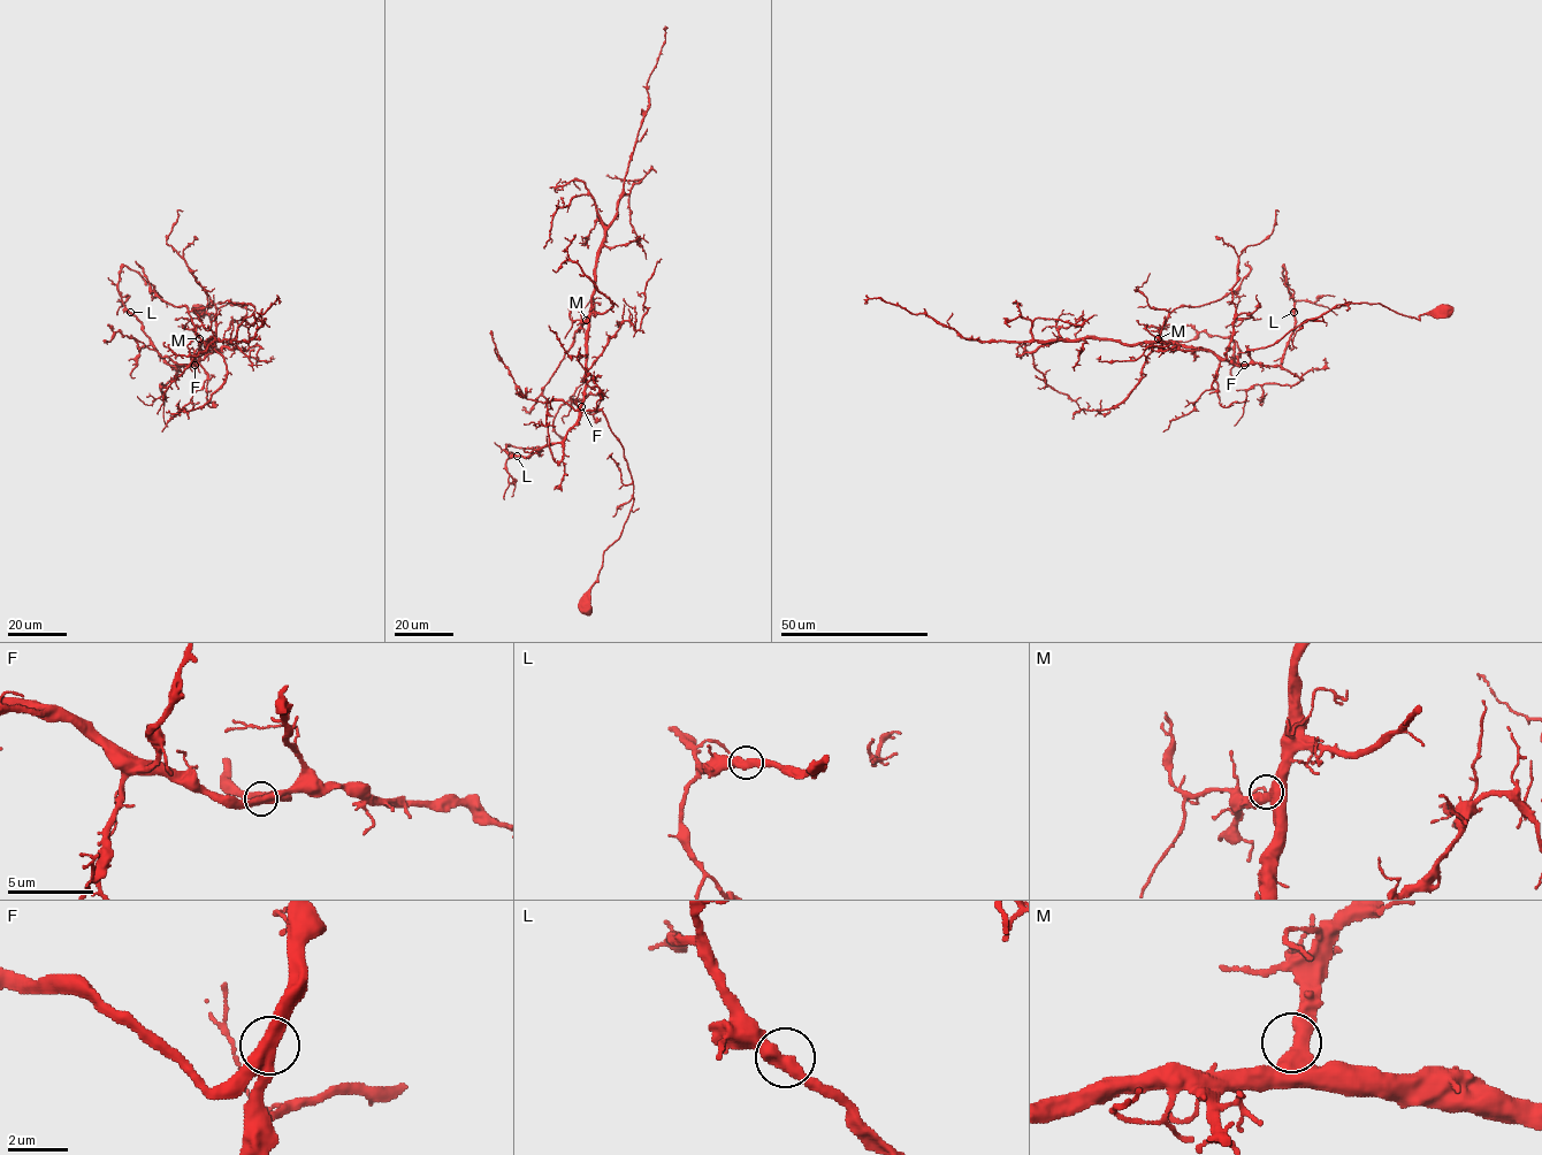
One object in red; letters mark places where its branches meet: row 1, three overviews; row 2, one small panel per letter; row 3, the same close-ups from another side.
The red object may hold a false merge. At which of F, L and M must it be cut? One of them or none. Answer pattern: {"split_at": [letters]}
{"split_at": []}

